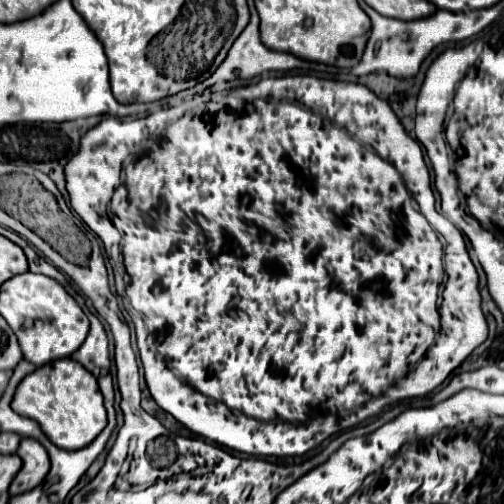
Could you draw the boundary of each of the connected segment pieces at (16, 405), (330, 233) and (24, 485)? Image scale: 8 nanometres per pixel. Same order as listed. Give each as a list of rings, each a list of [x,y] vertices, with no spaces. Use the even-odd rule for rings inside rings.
[[[62,358],[36,368],[16,388],[12,410],[20,416],[36,420],[42,432],[64,450],[86,448],[106,428],[106,408],[96,378],[76,360]]]
[[[305,75],[270,76],[257,84],[232,90],[230,94],[200,94],[192,102],[184,102],[176,108],[164,106],[164,109],[162,107],[146,118],[106,118],[82,136],[78,154],[66,164],[66,188],[72,208],[88,224],[88,228],[100,236],[108,258],[112,254],[112,248],[120,243],[122,266],[128,278],[126,294],[130,298],[130,306],[140,314],[142,320],[140,324],[136,324],[136,336],[146,384],[152,398],[162,410],[172,414],[188,430],[220,446],[252,456],[306,454],[332,434],[360,424],[392,402],[430,394],[488,336],[486,318],[480,308],[476,268],[468,256],[462,232],[448,218],[436,212],[436,200],[430,188],[430,176],[422,158],[420,144],[406,134],[392,108],[362,84],[320,80]],[[346,130],[350,130],[354,138],[370,142],[370,146],[358,144],[358,140],[354,140]],[[430,226],[434,226],[434,230],[438,230],[444,237],[445,256],[440,236]],[[446,274],[448,280],[442,294],[444,300],[438,308],[438,288],[444,282]]]
[[[22,438],[18,456],[22,458],[24,466],[10,484],[10,496],[18,496],[40,486],[50,470],[50,460],[44,446],[32,438]]]

